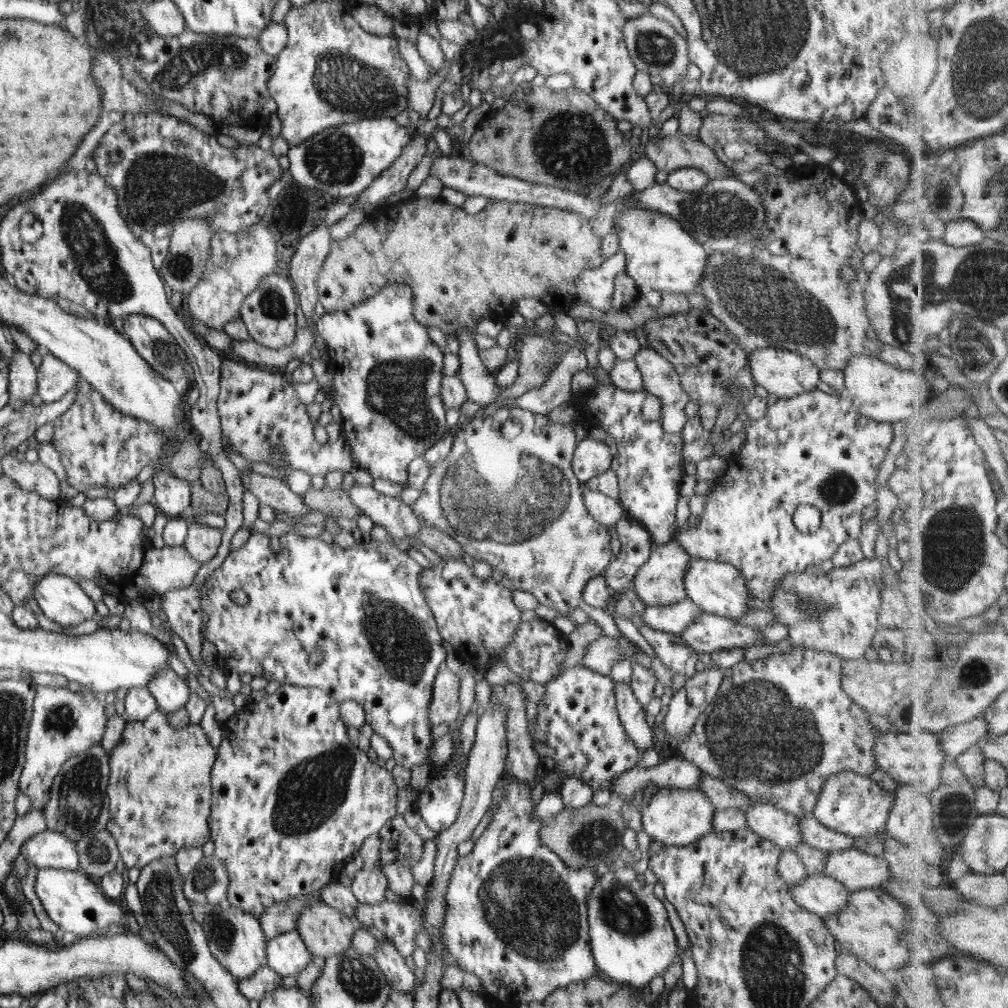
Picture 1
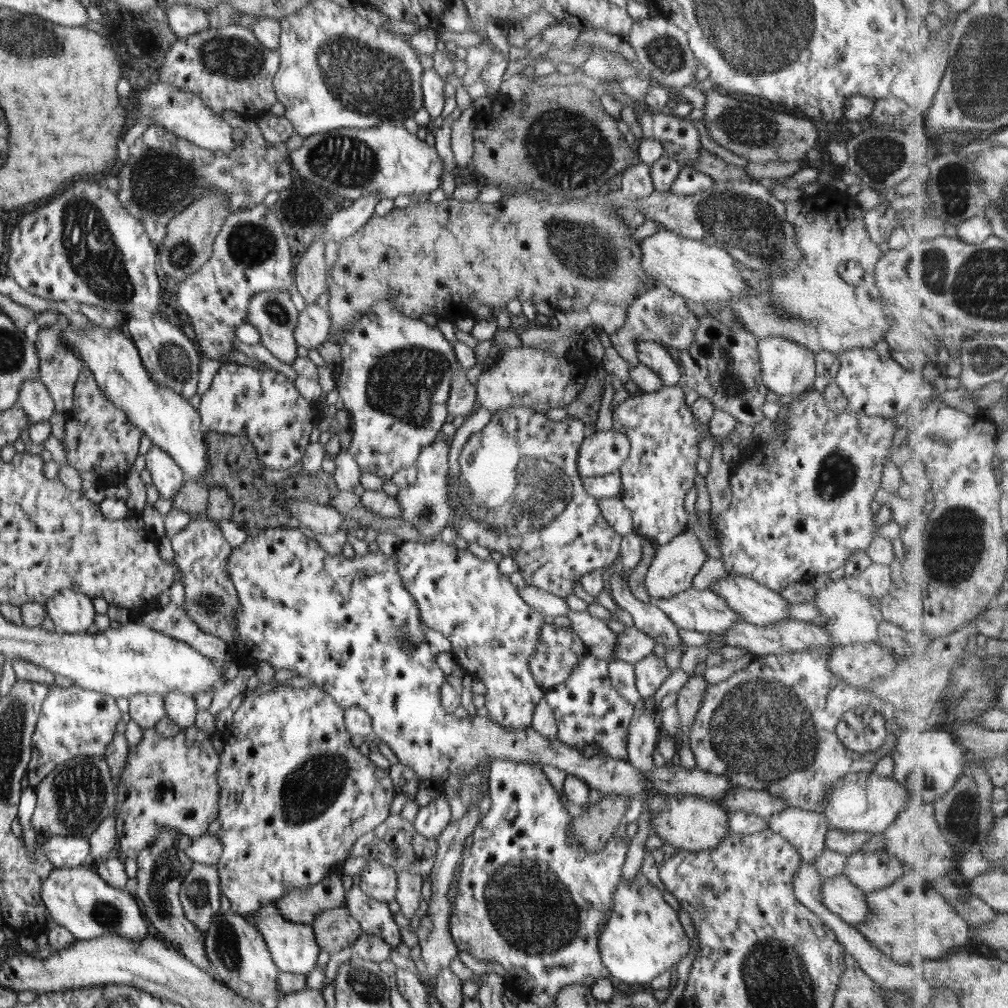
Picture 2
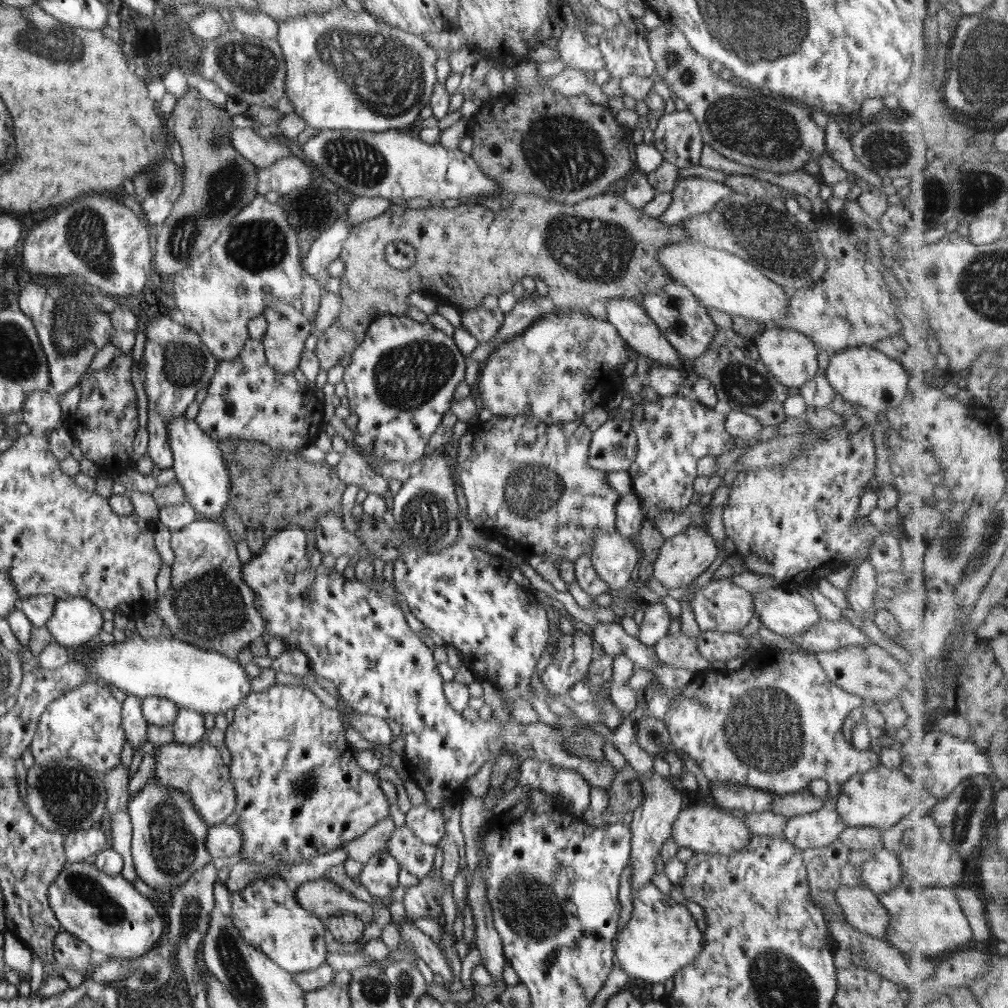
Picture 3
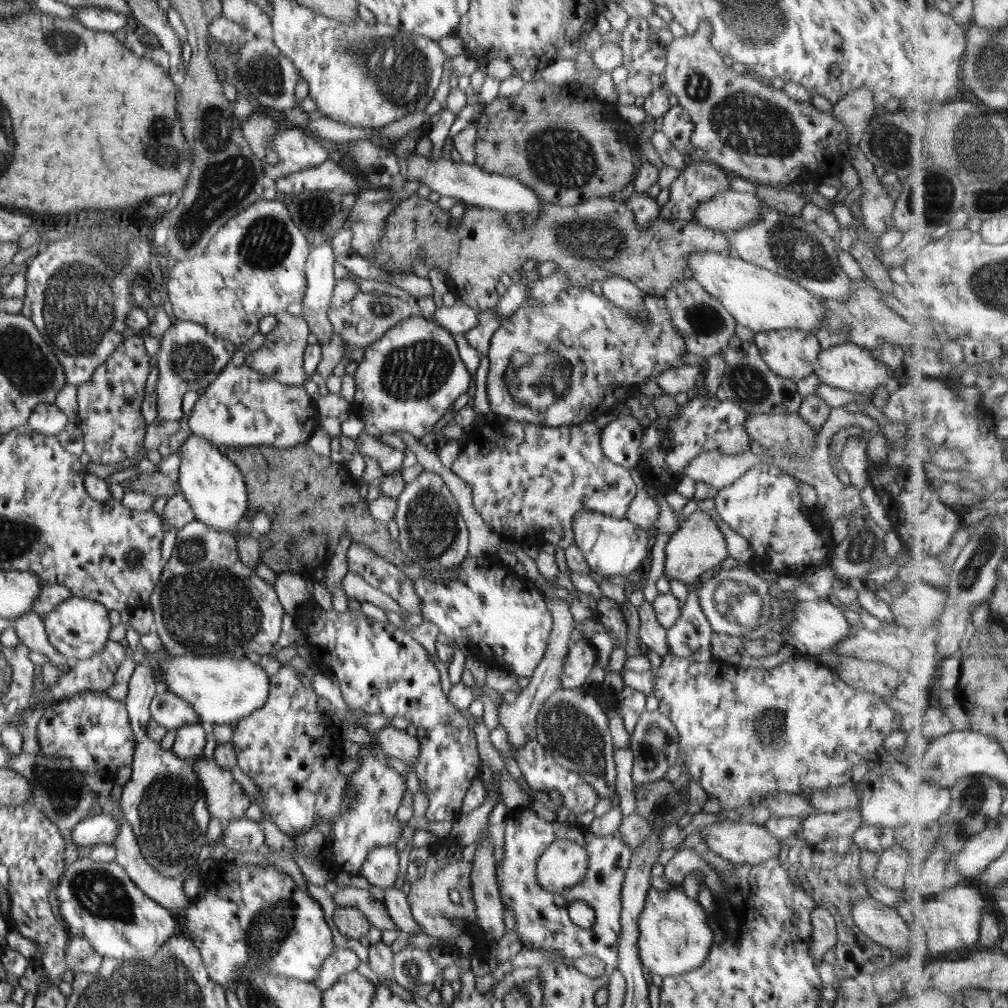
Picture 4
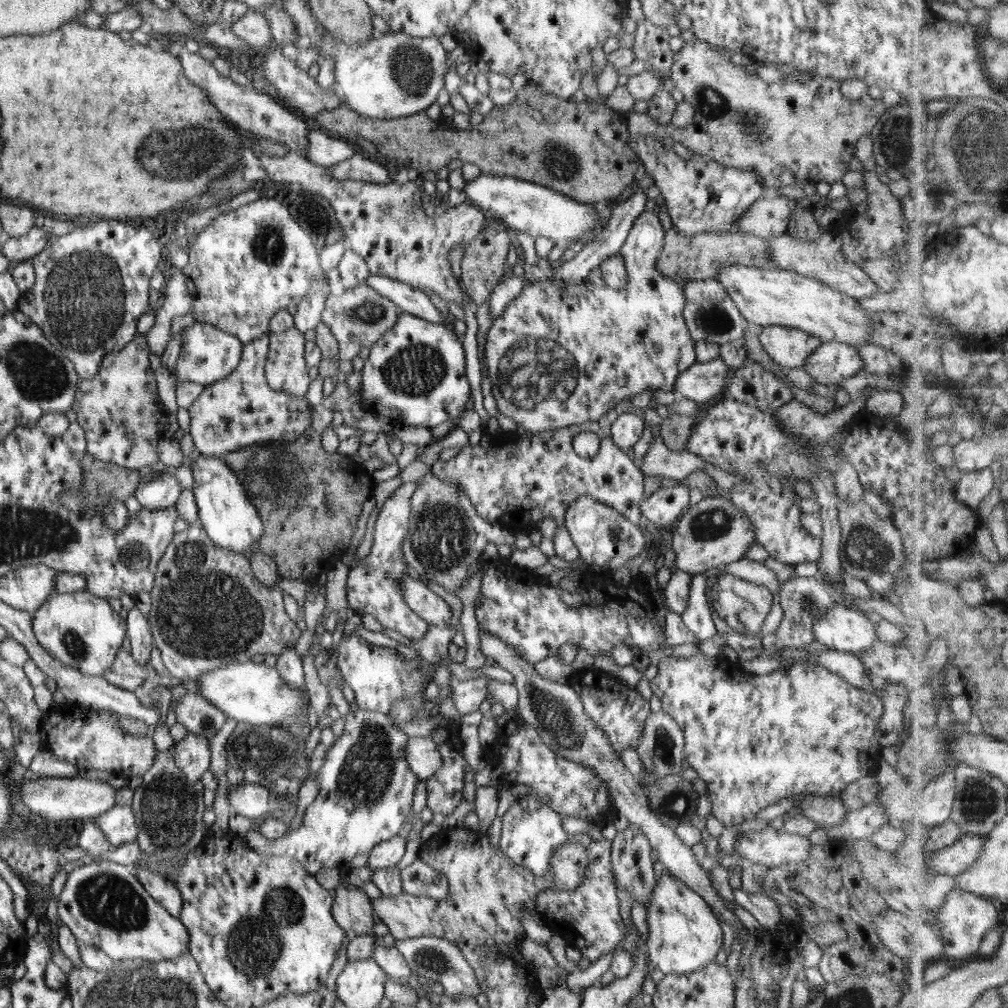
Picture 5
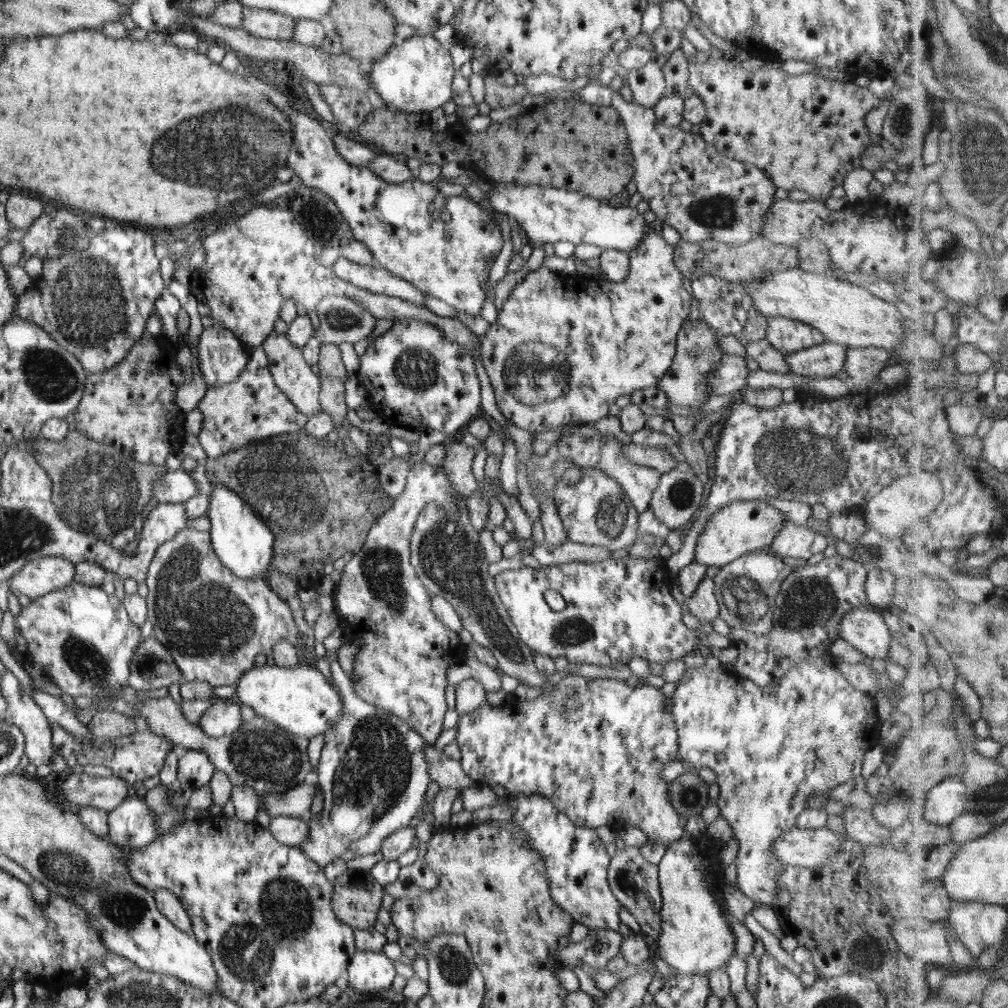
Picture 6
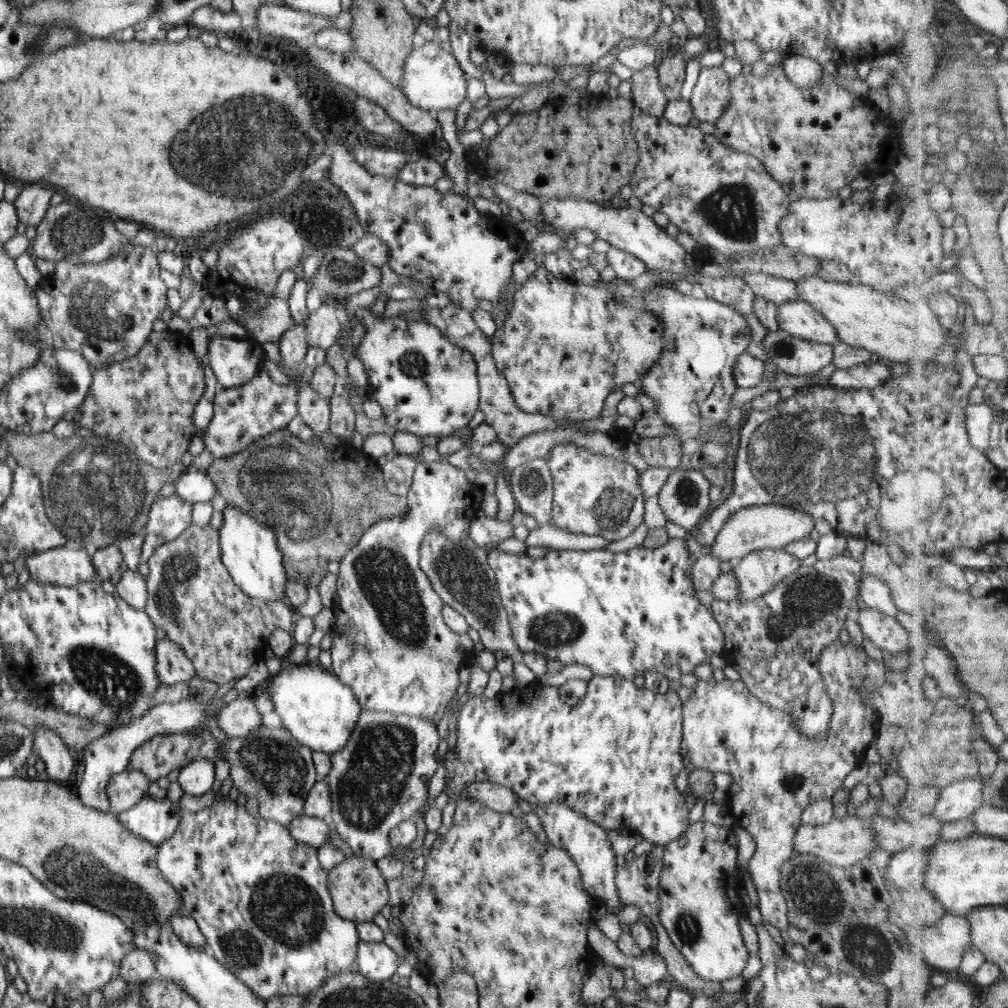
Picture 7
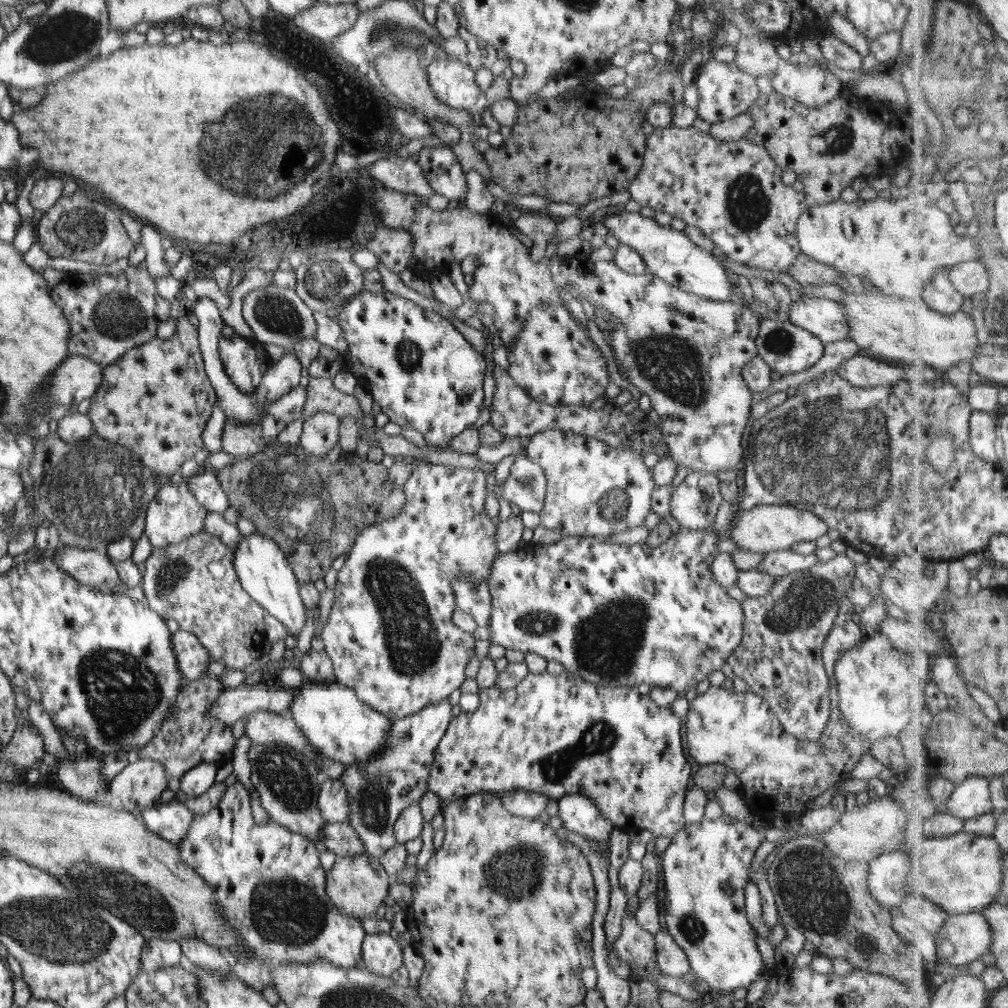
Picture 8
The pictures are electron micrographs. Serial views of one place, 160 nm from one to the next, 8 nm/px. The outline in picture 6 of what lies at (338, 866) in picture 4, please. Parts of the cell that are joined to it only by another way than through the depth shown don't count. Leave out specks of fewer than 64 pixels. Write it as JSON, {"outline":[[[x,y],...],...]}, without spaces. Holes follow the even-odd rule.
{"outline":[[[185,528],[174,539],[160,545],[155,552],[154,558],[148,567],[147,577],[145,580],[148,586],[147,596],[147,618],[152,622],[154,638],[158,639],[160,643],[164,644],[170,651],[171,657],[177,664],[179,671],[182,673],[182,681],[200,681],[207,682],[213,687],[228,686],[238,682],[242,675],[254,666],[254,657],[258,654],[270,654],[272,647],[278,641],[286,641],[291,645],[298,646],[298,641],[303,638],[302,634],[298,632],[298,627],[294,623],[292,611],[290,606],[282,598],[278,597],[276,592],[269,587],[265,578],[262,576],[255,576],[255,578],[238,578],[226,565],[221,563],[217,554],[211,547],[211,540],[208,533],[198,532],[194,528]],[[338,661],[315,664],[317,669],[322,665],[332,682],[338,686],[343,698],[342,718],[330,730],[326,731],[324,748],[322,748],[319,764],[315,768],[318,773],[318,785],[322,792],[323,809],[318,819],[307,819],[309,831],[300,841],[299,846],[315,863],[324,868],[335,858],[352,860],[357,856],[374,854],[382,848],[387,836],[401,828],[408,827],[410,820],[424,802],[428,783],[431,780],[426,762],[425,750],[427,743],[422,740],[419,732],[407,725],[396,715],[373,709],[371,704],[362,700],[355,692],[351,678],[340,667]]]}

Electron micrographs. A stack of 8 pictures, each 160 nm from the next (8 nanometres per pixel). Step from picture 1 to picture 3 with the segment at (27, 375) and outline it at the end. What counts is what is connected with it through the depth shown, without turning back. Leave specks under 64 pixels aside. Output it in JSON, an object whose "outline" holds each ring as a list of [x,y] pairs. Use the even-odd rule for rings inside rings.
{"outline":[[[53,390],[31,392],[25,400],[21,420],[34,434],[42,435],[63,421],[59,396]]]}

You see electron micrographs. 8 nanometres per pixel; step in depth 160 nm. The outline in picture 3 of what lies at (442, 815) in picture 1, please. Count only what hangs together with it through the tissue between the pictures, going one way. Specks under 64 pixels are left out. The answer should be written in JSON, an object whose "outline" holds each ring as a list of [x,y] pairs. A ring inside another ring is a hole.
{"outline":[[[422,803],[412,807],[405,815],[405,825],[426,844],[436,845],[445,836],[441,811],[428,808]]]}

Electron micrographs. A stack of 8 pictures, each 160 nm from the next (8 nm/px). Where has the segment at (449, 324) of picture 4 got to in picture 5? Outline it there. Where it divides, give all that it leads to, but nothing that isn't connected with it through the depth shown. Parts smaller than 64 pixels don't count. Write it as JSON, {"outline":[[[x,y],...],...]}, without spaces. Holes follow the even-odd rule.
{"outline":[[[370,273],[366,284],[372,286],[382,296],[388,297],[401,311],[426,319],[431,323],[444,325],[449,319],[454,324],[457,319],[450,313],[447,318],[444,317],[442,312],[434,307],[430,298],[424,295],[424,291],[403,283],[401,280]]]}

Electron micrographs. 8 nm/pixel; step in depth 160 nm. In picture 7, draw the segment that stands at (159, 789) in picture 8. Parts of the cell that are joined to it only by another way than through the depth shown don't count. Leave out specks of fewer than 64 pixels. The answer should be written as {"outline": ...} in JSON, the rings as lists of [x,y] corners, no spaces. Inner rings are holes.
{"outline":[[[124,769],[111,777],[107,784],[110,811],[116,815],[132,808],[148,795],[149,778],[142,771]]]}

